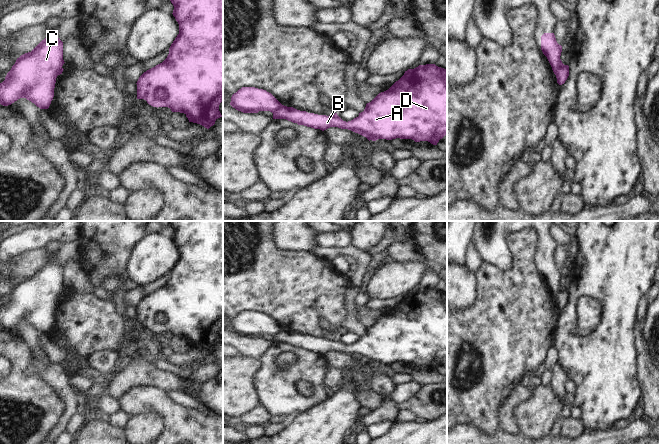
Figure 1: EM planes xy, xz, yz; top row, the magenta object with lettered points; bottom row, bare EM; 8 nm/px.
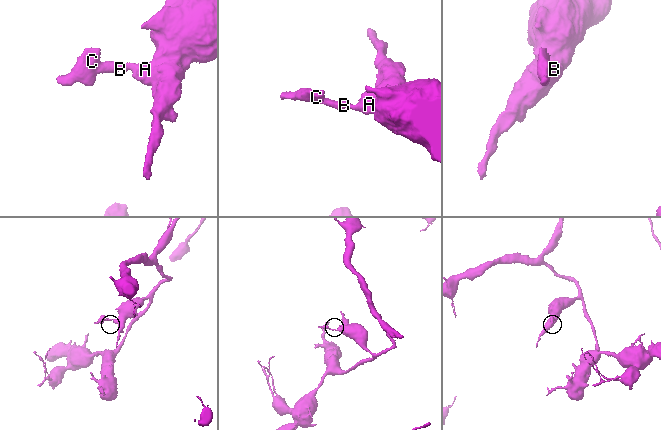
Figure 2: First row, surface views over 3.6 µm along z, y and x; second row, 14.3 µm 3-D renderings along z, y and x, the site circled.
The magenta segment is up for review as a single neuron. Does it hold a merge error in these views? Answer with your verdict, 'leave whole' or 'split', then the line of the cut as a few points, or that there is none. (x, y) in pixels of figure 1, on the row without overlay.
split | yz (562, 287), (554, 297)

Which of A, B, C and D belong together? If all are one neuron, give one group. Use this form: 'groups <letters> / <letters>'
groups A B D / C

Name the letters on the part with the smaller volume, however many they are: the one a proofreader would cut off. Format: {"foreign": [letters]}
{"foreign": ["C"]}

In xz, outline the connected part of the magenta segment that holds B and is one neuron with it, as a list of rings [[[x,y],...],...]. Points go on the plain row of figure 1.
[[[435,288],[419,289],[408,293],[388,314],[379,317],[366,328],[363,336],[351,345],[343,345],[337,337],[326,340],[282,329],[273,337],[273,343],[286,343],[322,355],[330,351],[348,353],[366,361],[369,365],[378,363],[412,363],[415,366],[428,365],[437,369],[447,359],[447,294]]]

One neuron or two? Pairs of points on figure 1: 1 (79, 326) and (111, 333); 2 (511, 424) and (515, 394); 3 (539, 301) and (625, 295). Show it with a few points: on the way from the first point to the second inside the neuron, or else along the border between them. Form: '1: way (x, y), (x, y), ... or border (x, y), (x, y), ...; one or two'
1: way (87, 326), (97, 326), (103, 332); one
2: way (508, 417), (508, 406), (511, 401); one
3: border (561, 309), (556, 332); two

